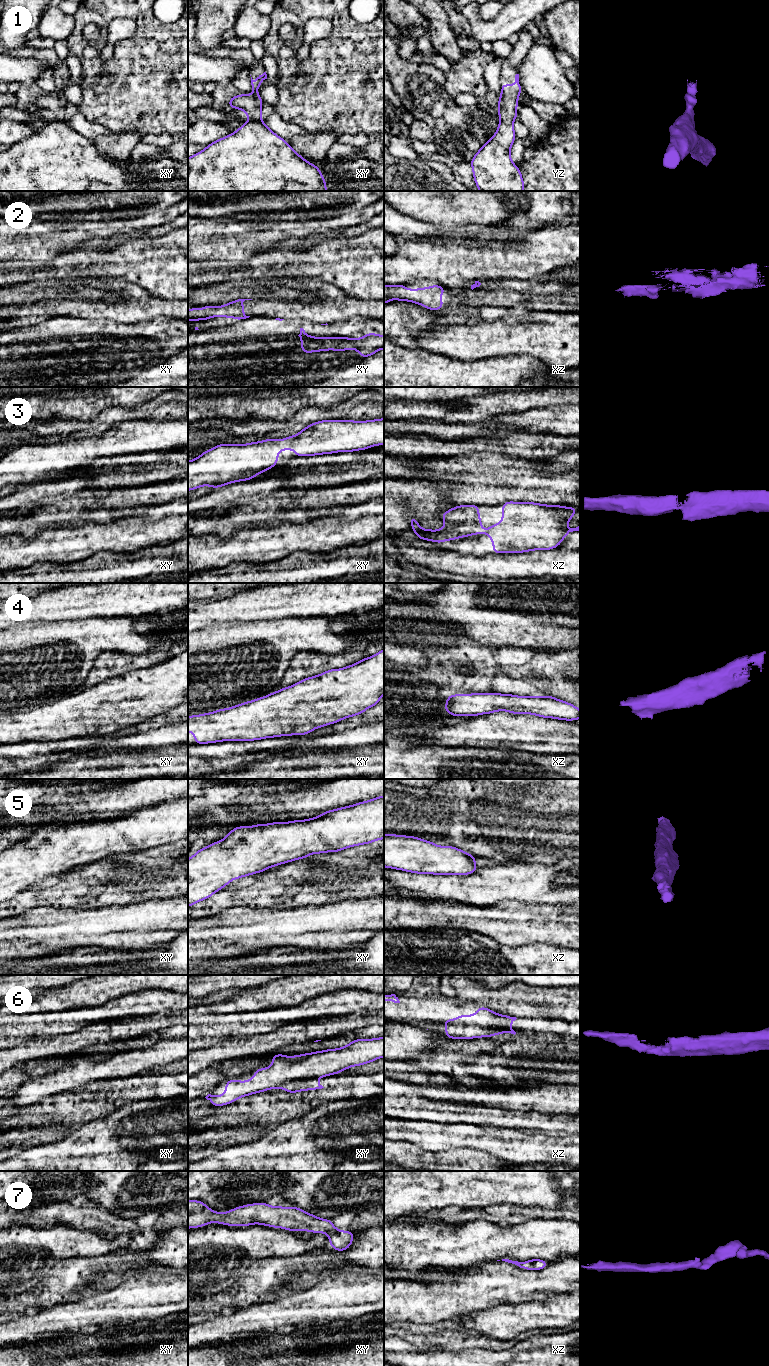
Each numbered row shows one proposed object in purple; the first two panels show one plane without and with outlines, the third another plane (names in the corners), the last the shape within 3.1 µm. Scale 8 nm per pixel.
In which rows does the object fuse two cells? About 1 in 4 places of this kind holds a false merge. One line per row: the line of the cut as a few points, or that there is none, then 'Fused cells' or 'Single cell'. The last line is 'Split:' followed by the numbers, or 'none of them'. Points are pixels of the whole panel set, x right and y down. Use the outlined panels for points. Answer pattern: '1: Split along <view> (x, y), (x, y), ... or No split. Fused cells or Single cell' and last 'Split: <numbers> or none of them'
1: No split. Single cell
2: Split along xy (276, 318), (279, 318). Fused cells
3: No split. Single cell
4: No split. Single cell
5: No split. Single cell
6: No split. Single cell
7: No split. Single cell
Split: 2

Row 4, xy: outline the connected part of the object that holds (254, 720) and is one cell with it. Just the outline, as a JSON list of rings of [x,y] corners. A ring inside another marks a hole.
[[[384,648],[341,669],[330,669],[317,676],[305,678],[265,697],[188,717],[188,732],[194,733],[195,744],[222,741],[254,741],[292,734],[308,735],[314,729],[361,715],[377,705],[384,695]]]

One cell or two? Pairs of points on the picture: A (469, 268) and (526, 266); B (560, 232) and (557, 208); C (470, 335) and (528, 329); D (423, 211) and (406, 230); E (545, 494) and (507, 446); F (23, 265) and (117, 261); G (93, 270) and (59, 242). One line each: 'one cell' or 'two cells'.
A: one cell
B: two cells
C: one cell
D: two cells
E: two cells
F: one cell
G: two cells

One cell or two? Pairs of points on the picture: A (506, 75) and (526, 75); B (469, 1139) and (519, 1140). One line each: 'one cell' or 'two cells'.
A: two cells
B: one cell

